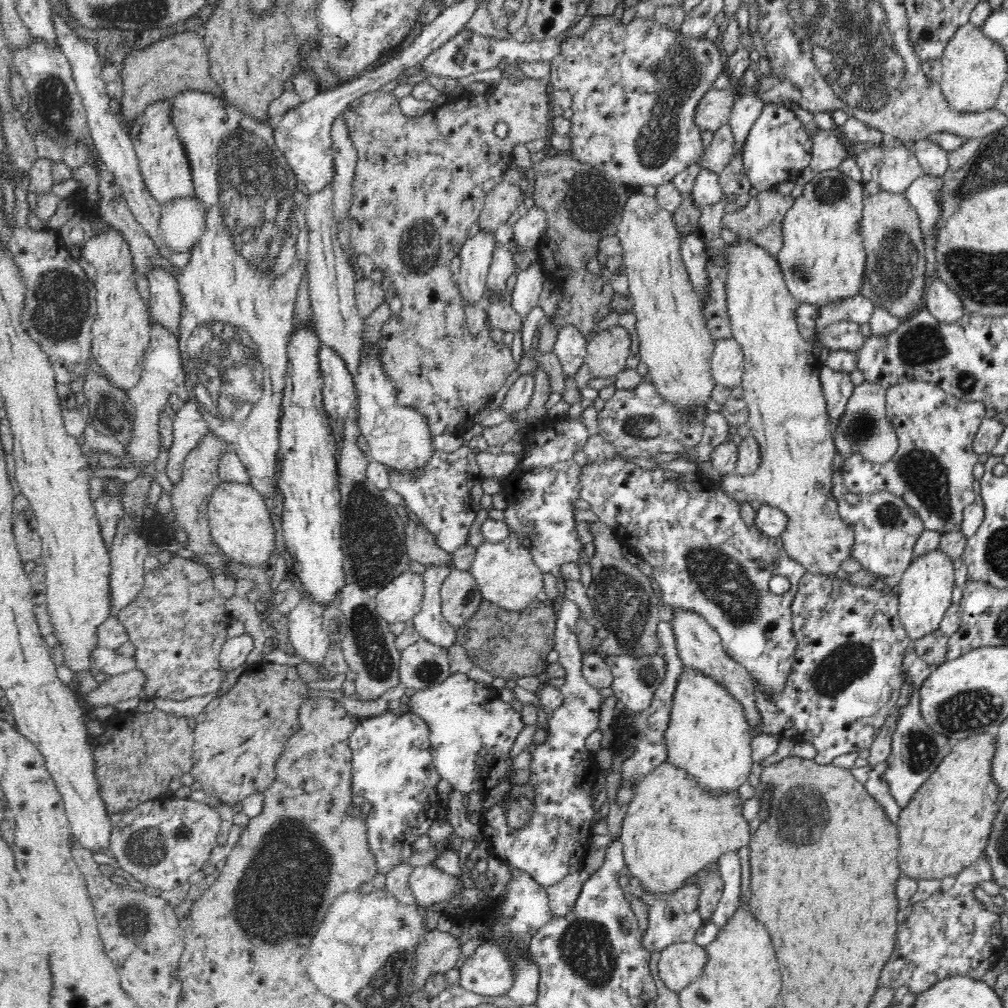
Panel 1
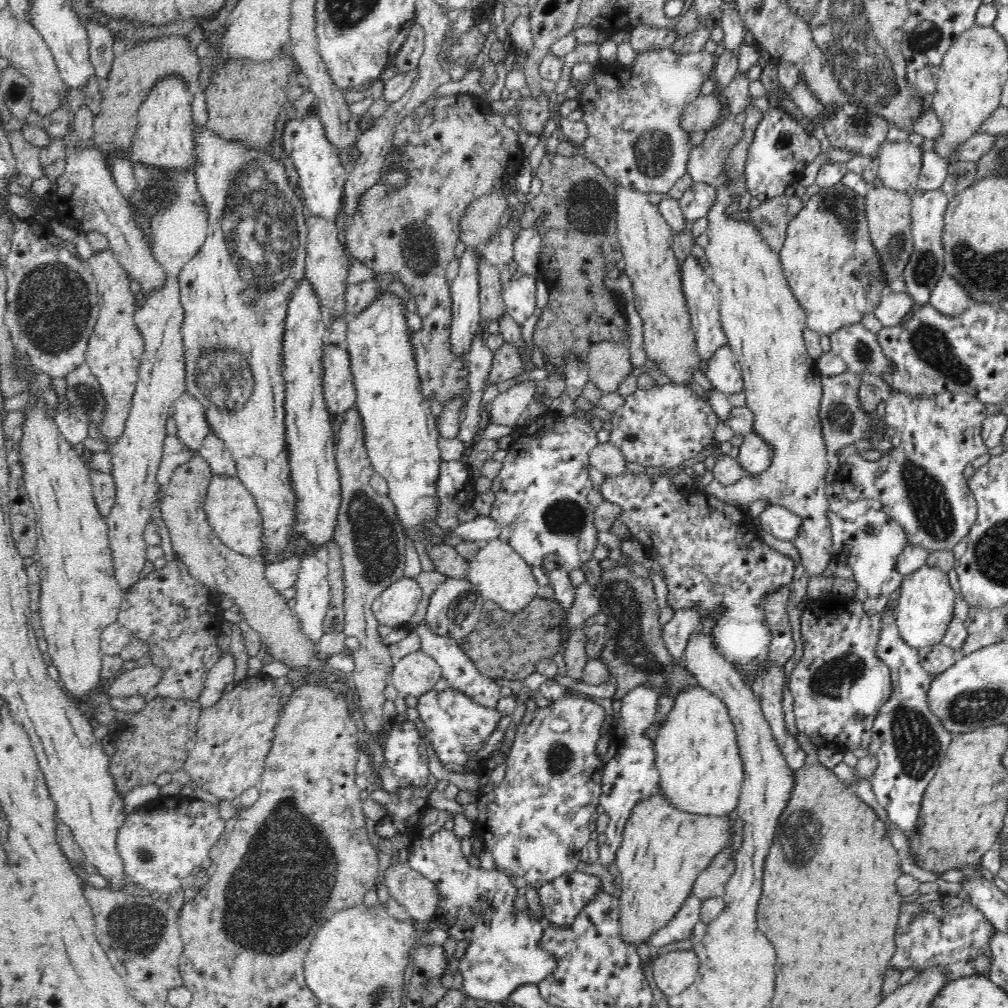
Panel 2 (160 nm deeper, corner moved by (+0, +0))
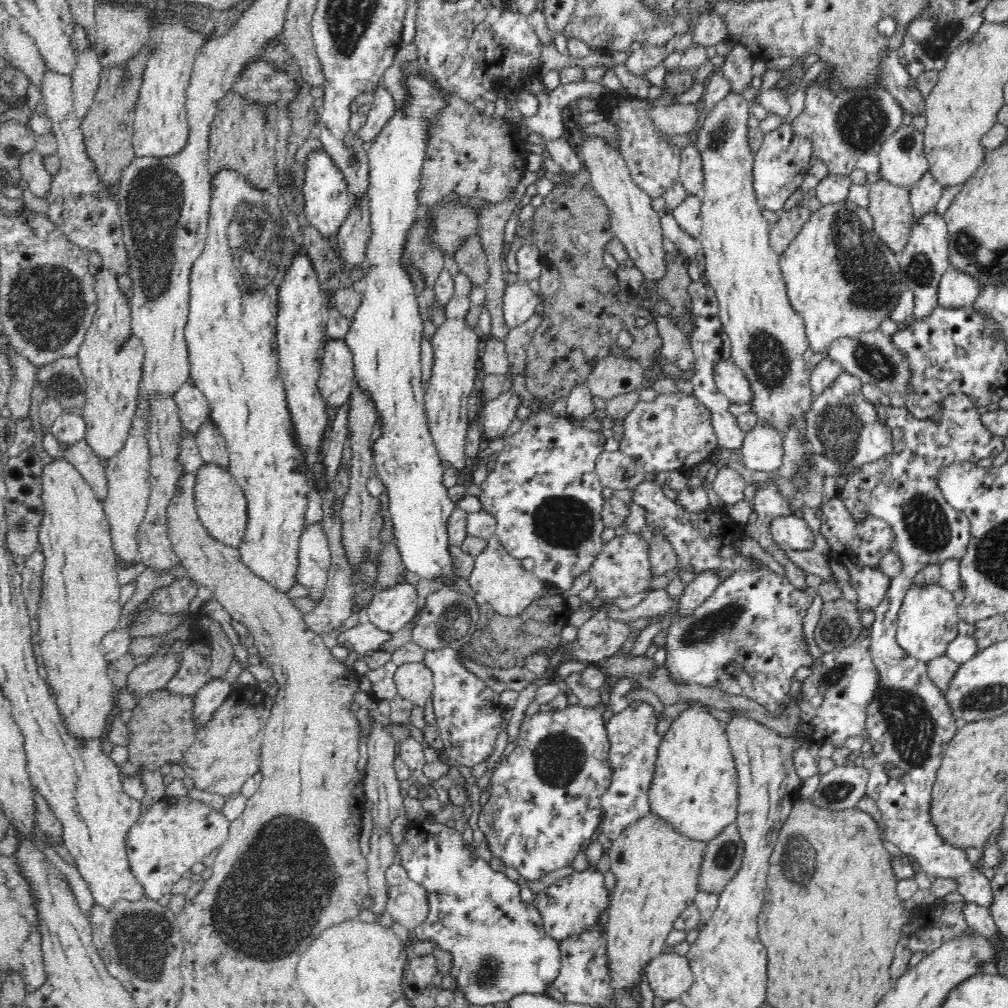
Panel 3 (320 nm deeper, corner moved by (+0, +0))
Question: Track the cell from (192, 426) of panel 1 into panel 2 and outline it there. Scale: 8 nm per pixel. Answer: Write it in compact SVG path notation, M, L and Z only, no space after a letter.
M186 392L174 401L172 411L178 428L177 437L187 448L197 451L210 430L202 403Z

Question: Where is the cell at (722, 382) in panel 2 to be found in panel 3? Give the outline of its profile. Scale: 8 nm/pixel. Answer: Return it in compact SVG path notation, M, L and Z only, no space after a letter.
M723 360L714 367L714 381L718 391L729 404L751 404L754 398L750 382L733 360Z

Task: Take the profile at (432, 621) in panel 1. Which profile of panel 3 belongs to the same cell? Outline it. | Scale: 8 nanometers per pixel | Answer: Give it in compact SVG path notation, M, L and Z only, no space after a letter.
M443 648L435 651L426 651L423 662L432 671L433 692L431 702L434 719L440 732L439 737L442 740L443 746L440 758L445 762L454 760L458 765L462 765L468 769L485 762L495 750L497 736L503 733L504 720L502 714L506 710L506 707L500 703L500 693L484 685L474 673L466 670L466 667L458 659L457 650Z

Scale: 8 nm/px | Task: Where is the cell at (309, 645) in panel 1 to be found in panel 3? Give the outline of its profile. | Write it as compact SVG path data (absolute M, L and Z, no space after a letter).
M322 522L304 528L299 540L298 560L297 582L308 587L310 597L320 601L331 564Z

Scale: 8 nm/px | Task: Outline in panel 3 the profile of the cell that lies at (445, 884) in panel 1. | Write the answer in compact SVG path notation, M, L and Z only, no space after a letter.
M393 864L385 875L389 888L385 912L408 930L420 926L428 914L426 889L410 880L401 865Z

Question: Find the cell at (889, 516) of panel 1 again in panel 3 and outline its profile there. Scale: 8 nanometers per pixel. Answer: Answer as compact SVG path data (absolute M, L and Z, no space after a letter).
M839 496L827 500L821 506L821 534L827 540L830 548L829 559L846 566L851 574L851 586L857 593L856 606L858 610L874 610L885 597L891 578L880 571L880 558L890 553L892 546L892 531L890 526L878 518L872 518L868 513L861 519L854 518L852 513L842 503Z

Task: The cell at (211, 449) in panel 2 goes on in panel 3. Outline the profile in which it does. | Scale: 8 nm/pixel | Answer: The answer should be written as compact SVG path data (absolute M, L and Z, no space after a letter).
M210 418L194 434L199 453L206 464L216 463L224 467L229 464L226 439Z

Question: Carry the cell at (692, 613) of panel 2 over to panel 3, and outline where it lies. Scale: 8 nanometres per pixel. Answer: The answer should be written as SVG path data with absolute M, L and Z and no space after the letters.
M713 568L695 572L693 579L685 586L682 596L679 598L677 614L686 617L690 612L694 612L694 608L698 608L698 605L712 596L721 580L717 570Z

